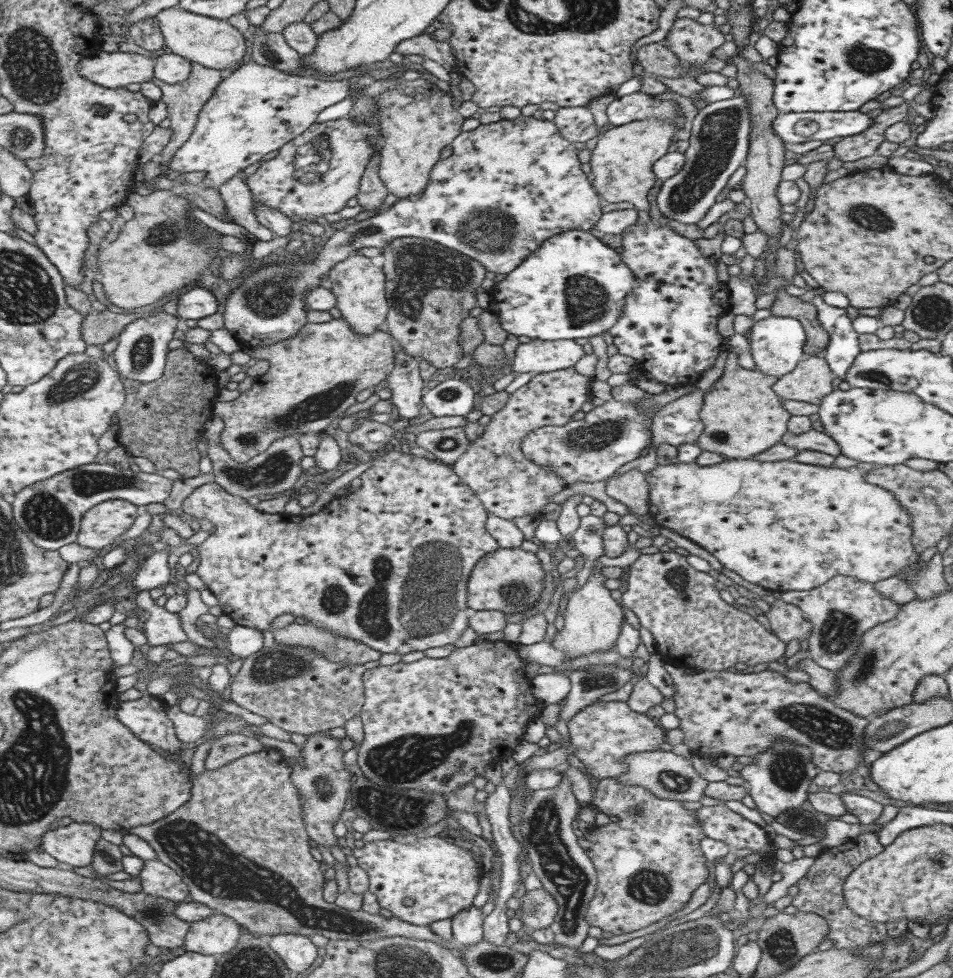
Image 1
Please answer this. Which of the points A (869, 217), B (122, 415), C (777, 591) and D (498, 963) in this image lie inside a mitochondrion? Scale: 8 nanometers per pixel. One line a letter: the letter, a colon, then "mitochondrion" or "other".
A: mitochondrion
B: other
C: other
D: mitochondrion

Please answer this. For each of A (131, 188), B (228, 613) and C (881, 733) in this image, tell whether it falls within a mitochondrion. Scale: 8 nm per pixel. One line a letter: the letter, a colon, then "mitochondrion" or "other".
A: other
B: other
C: mitochondrion

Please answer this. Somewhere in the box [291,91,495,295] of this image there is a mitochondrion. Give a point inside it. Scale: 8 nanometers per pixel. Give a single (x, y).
(365, 233)

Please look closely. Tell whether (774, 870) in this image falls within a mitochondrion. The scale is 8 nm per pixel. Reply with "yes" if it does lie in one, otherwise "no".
no

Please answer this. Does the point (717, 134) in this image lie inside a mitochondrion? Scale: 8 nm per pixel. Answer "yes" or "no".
yes

